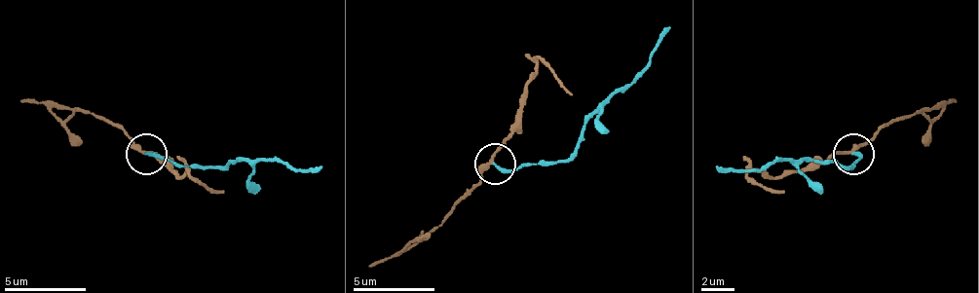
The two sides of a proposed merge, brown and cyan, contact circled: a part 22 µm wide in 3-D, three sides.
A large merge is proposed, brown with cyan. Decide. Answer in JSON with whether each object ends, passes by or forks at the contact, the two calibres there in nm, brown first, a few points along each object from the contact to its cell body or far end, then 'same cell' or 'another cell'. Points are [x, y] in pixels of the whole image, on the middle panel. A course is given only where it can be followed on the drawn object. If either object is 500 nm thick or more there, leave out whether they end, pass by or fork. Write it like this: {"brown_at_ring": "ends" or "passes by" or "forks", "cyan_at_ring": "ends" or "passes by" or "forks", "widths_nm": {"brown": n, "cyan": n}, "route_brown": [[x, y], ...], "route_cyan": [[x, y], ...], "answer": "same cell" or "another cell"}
{"brown_at_ring": "passes by", "cyan_at_ring": "ends", "widths_nm": {"brown": 220, "cyan": 240}, "route_brown": [[494, 164], [436, 226], [367, 267]], "route_cyan": [[494, 164], [518, 169], [526, 164], [567, 161], [583, 124], [649, 63], [669, 26]], "answer": "another cell"}

